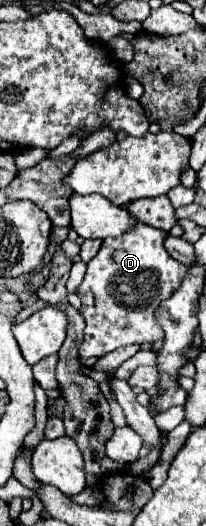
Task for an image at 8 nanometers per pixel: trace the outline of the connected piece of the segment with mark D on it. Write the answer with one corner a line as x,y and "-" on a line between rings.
141,223
127,235
103,239
99,253
89,261
87,273
75,291
81,299
79,313
87,323
85,339
81,343
83,359
101,357
131,343
143,345
163,339
163,331
155,323
153,311
171,295
171,291
179,289
183,271
187,271
183,263
165,251
165,237
165,231

